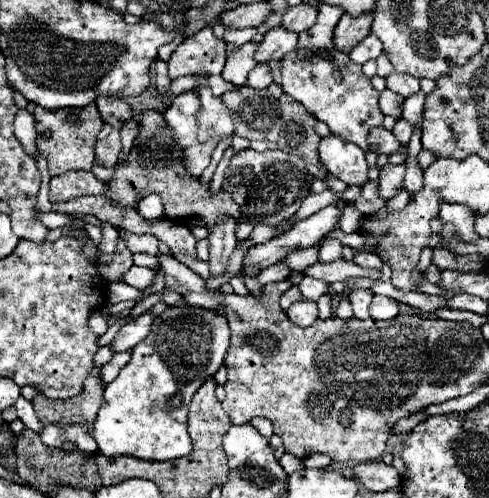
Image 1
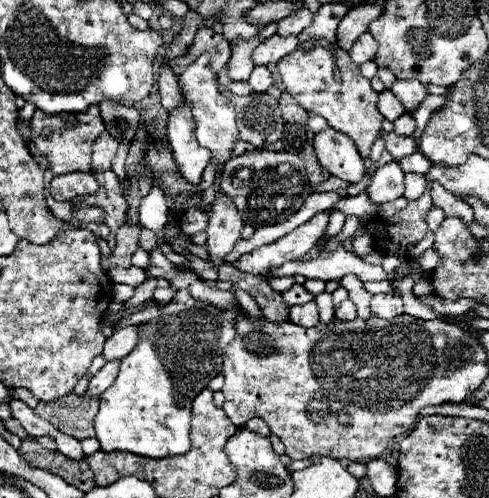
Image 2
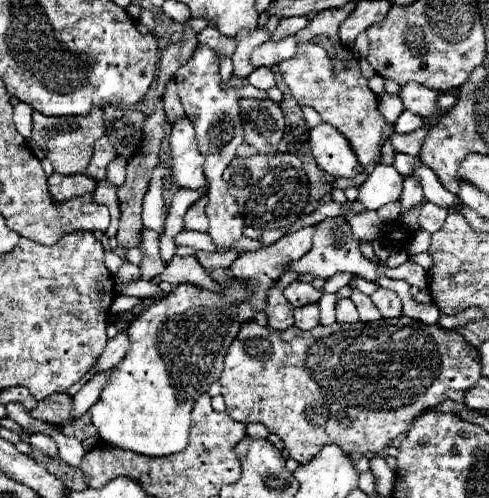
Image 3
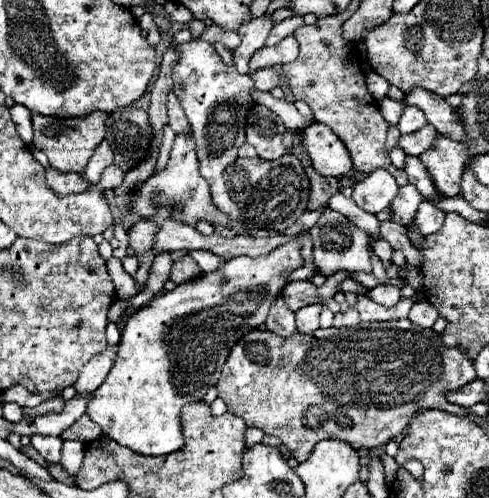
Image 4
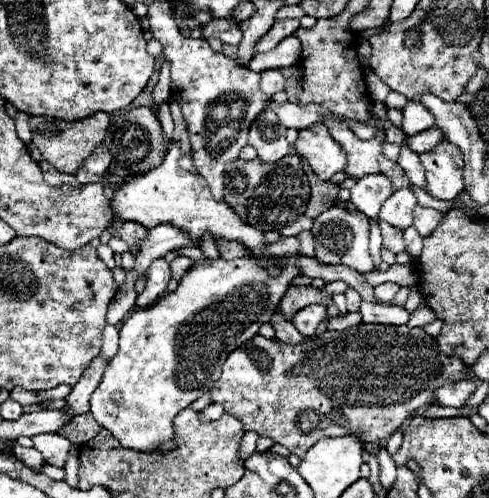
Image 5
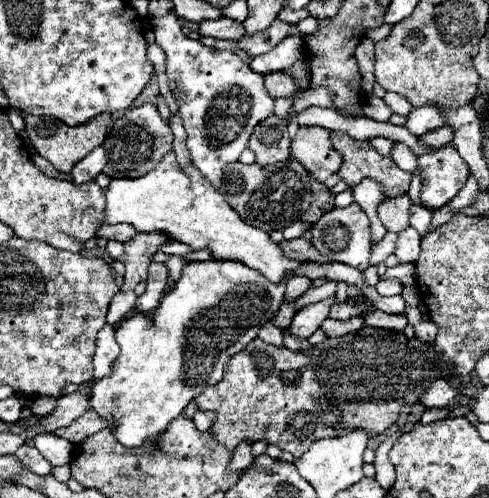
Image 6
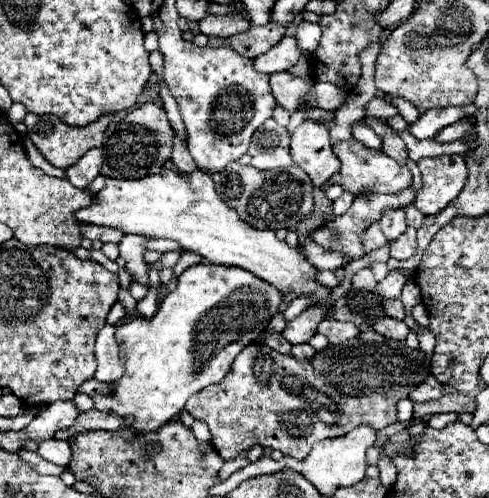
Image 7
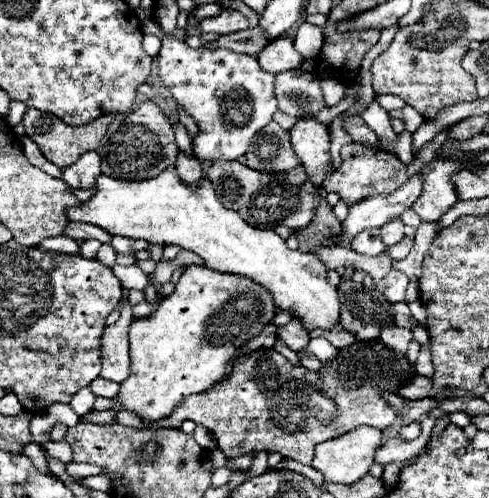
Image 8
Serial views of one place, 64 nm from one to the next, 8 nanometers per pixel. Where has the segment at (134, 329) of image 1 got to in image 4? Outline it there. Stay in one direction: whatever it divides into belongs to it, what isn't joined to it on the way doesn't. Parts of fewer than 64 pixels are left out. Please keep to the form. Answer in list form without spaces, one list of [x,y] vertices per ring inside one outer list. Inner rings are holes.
[[[108,346],[102,354],[94,356],[80,372],[78,382],[74,384],[78,390],[76,392],[94,392],[110,372],[114,360],[118,356],[118,346]]]

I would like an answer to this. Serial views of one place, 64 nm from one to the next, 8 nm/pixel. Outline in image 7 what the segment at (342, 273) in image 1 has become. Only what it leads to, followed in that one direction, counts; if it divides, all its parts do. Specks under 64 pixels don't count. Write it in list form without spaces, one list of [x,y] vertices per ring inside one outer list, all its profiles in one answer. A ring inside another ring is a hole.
[[[408,188],[400,194],[380,194],[372,193],[370,196],[356,196],[352,206],[348,208],[346,214],[342,216],[334,216],[332,220],[326,220],[324,226],[320,226],[316,232],[312,232],[312,240],[322,246],[324,250],[330,250],[330,252],[338,252],[342,254],[348,262],[354,262],[354,260],[360,260],[366,256],[366,250],[364,250],[364,244],[362,244],[362,234],[364,231],[374,222],[374,220],[380,220],[382,211],[390,208],[396,208],[396,206],[406,206],[410,202],[414,202],[414,190]]]

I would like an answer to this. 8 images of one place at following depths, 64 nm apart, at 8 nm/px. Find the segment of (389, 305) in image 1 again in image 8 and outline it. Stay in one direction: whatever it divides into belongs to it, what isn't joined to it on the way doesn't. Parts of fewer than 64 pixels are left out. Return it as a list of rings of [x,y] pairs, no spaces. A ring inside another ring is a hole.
[[[392,270],[390,274],[386,274],[378,284],[378,292],[390,300],[390,302],[402,302],[404,300],[404,292],[406,292],[406,286],[408,286],[410,278],[398,270]]]

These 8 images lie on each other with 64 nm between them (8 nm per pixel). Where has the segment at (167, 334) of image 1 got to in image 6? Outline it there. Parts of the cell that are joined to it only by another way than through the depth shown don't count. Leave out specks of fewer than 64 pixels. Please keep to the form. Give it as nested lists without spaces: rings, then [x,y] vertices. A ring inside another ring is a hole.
[[[238,260],[188,262],[190,280],[184,280],[184,268],[182,278],[162,298],[152,316],[134,314],[120,322],[120,328],[116,330],[116,340],[122,348],[120,356],[112,366],[112,374],[94,382],[90,408],[110,424],[108,428],[116,440],[128,448],[138,448],[148,438],[164,434],[168,424],[180,416],[204,388],[222,380],[228,358],[252,342],[258,336],[258,330],[276,316],[290,276],[304,275],[311,281],[326,278],[346,282],[348,286],[358,286],[376,308],[384,312],[404,312],[402,294],[392,298],[378,296],[376,288],[368,286],[362,272],[352,266],[339,262],[302,264],[274,284]]]

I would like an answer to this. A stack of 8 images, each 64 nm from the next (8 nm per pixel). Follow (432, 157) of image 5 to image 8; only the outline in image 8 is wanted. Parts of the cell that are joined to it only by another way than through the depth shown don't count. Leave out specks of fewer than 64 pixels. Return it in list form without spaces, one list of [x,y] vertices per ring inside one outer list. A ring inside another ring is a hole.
[[[434,158],[424,164],[420,174],[424,176],[424,186],[420,198],[412,204],[418,216],[426,222],[440,220],[452,204],[458,202],[458,192],[452,176],[462,170],[460,162],[450,162],[448,158]]]

